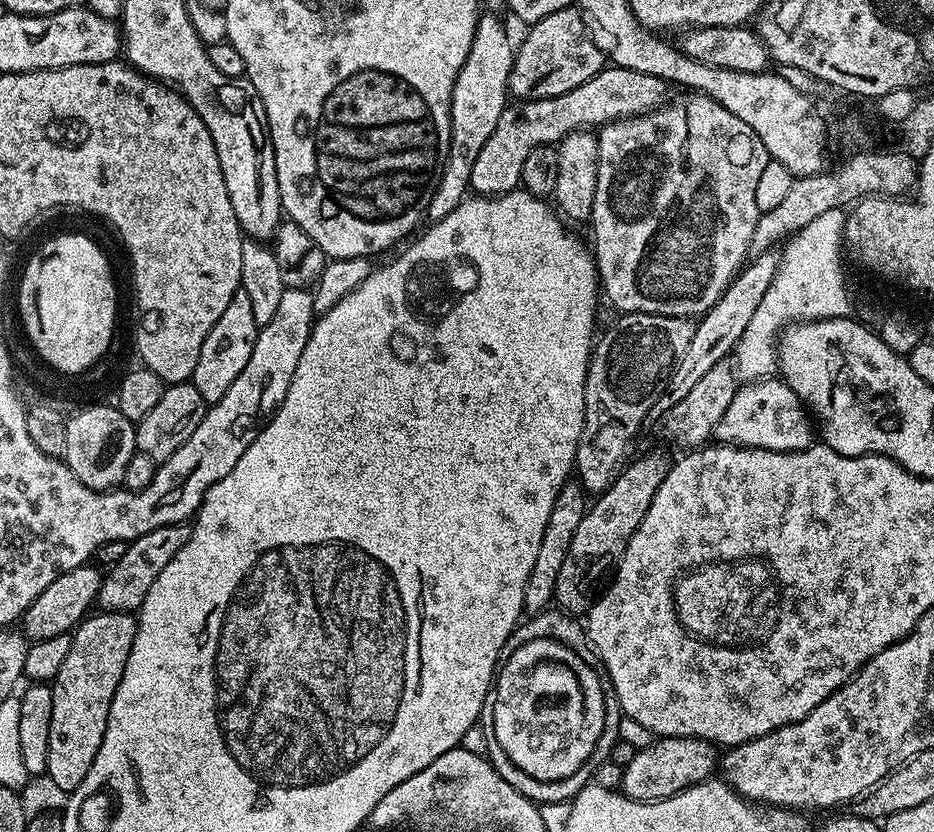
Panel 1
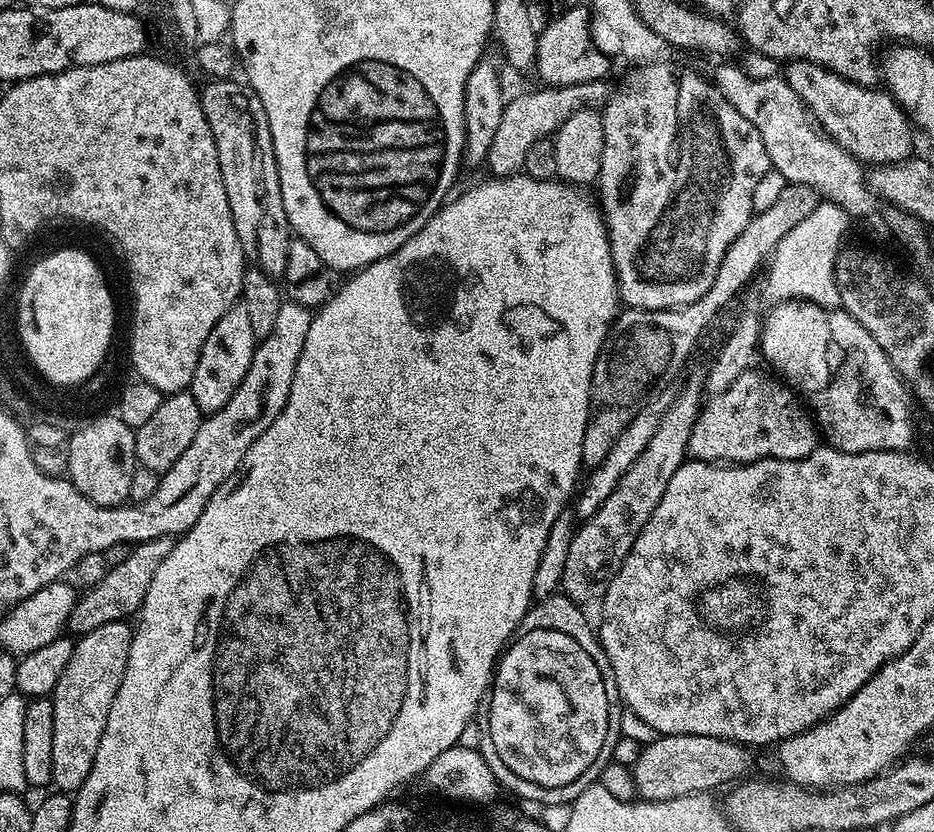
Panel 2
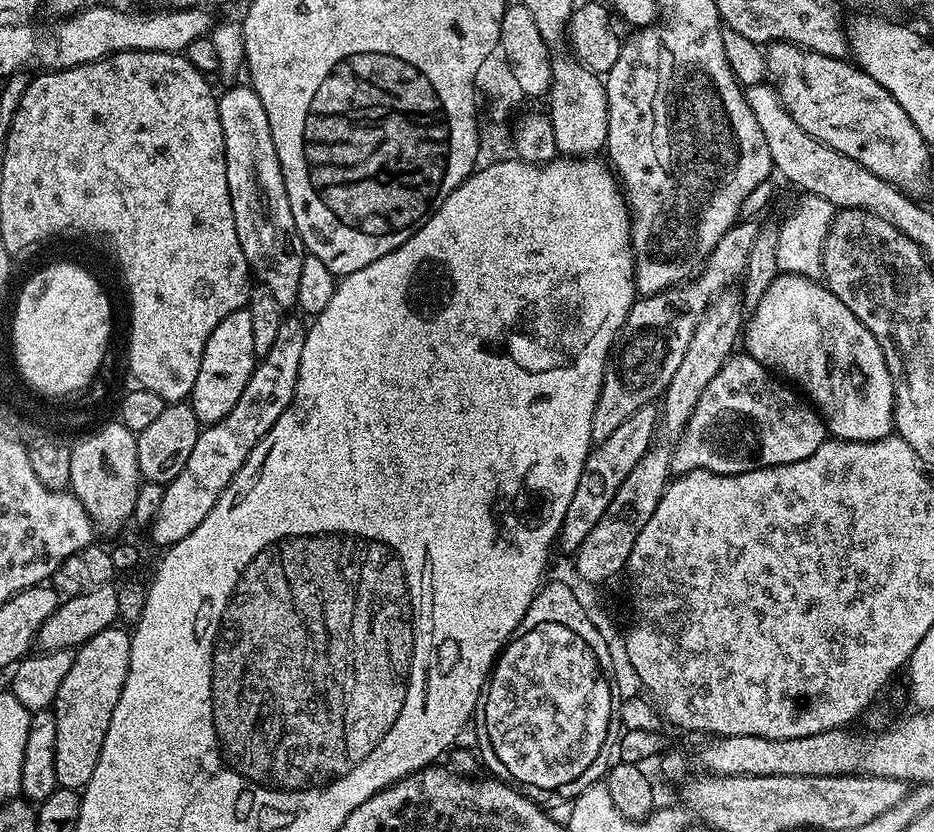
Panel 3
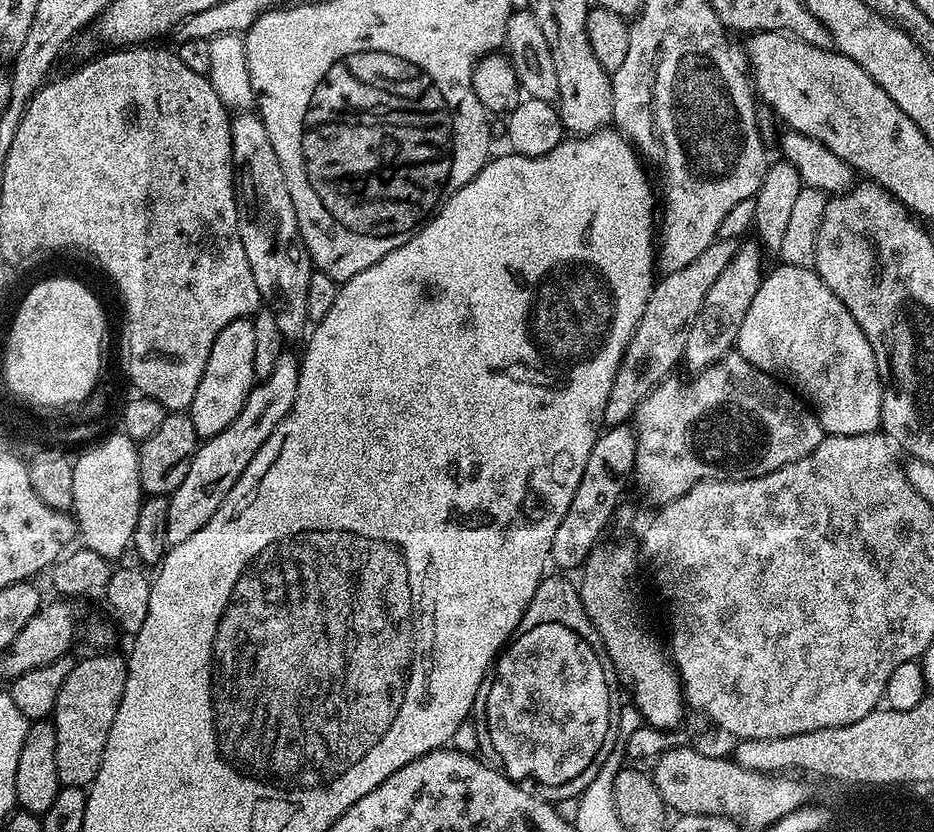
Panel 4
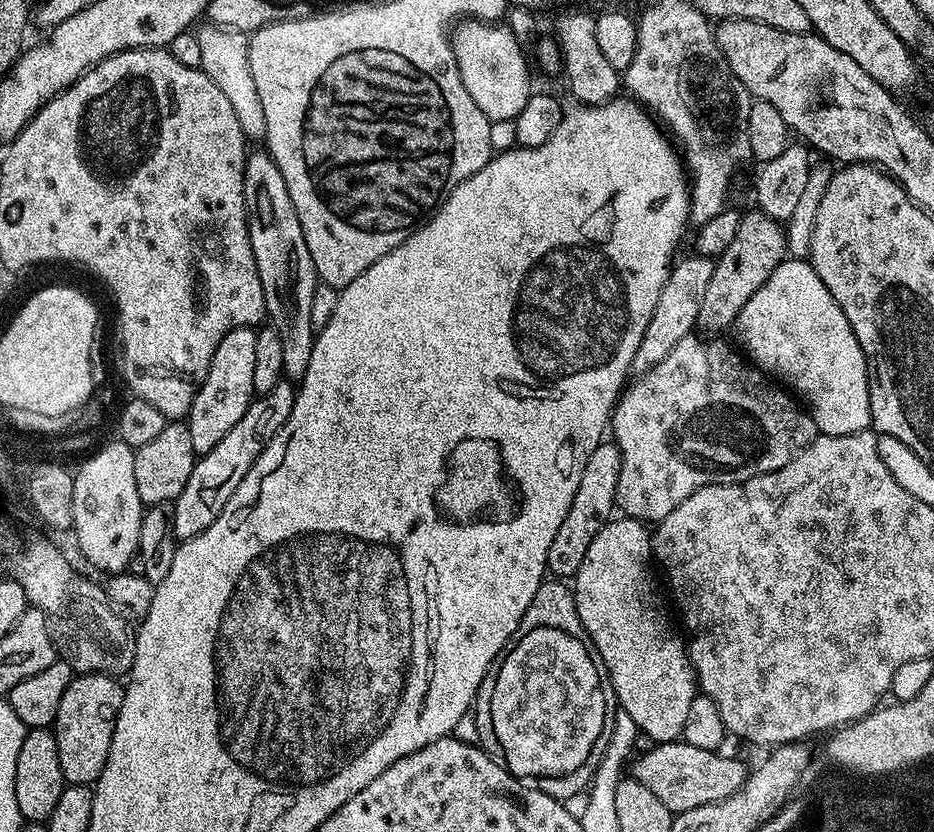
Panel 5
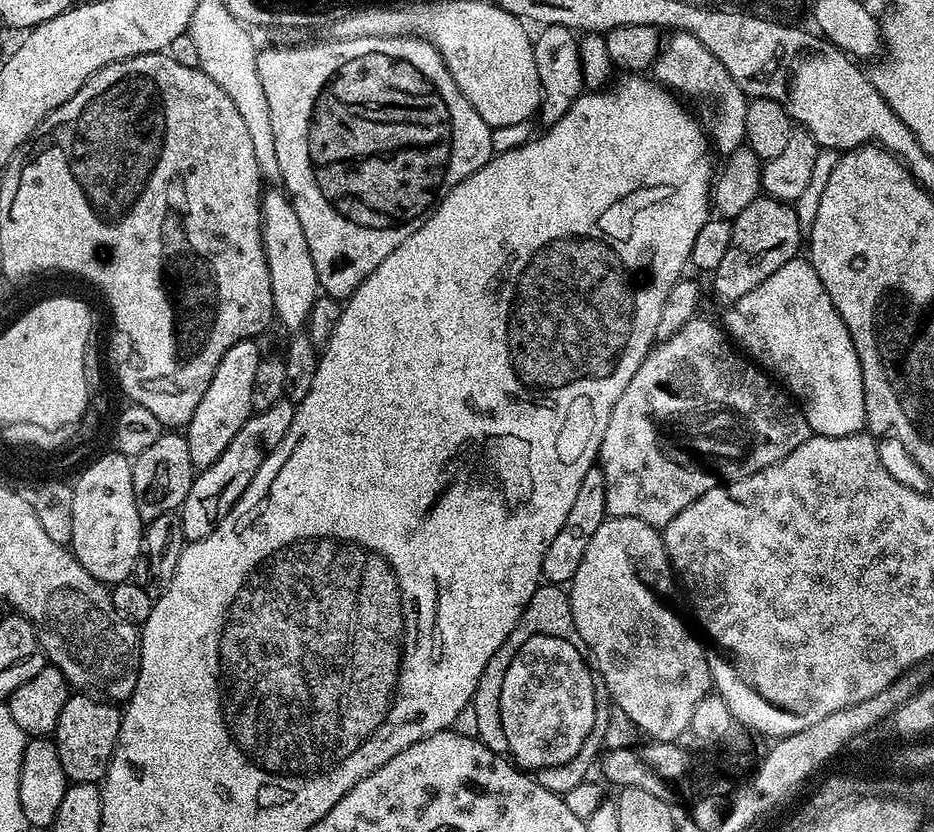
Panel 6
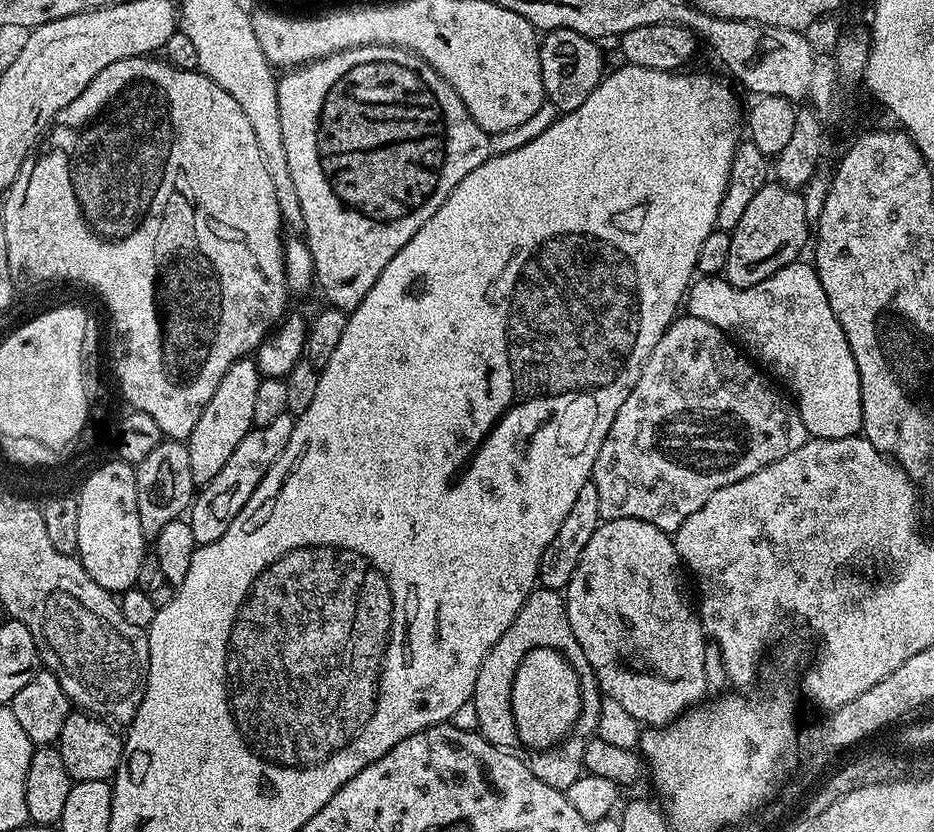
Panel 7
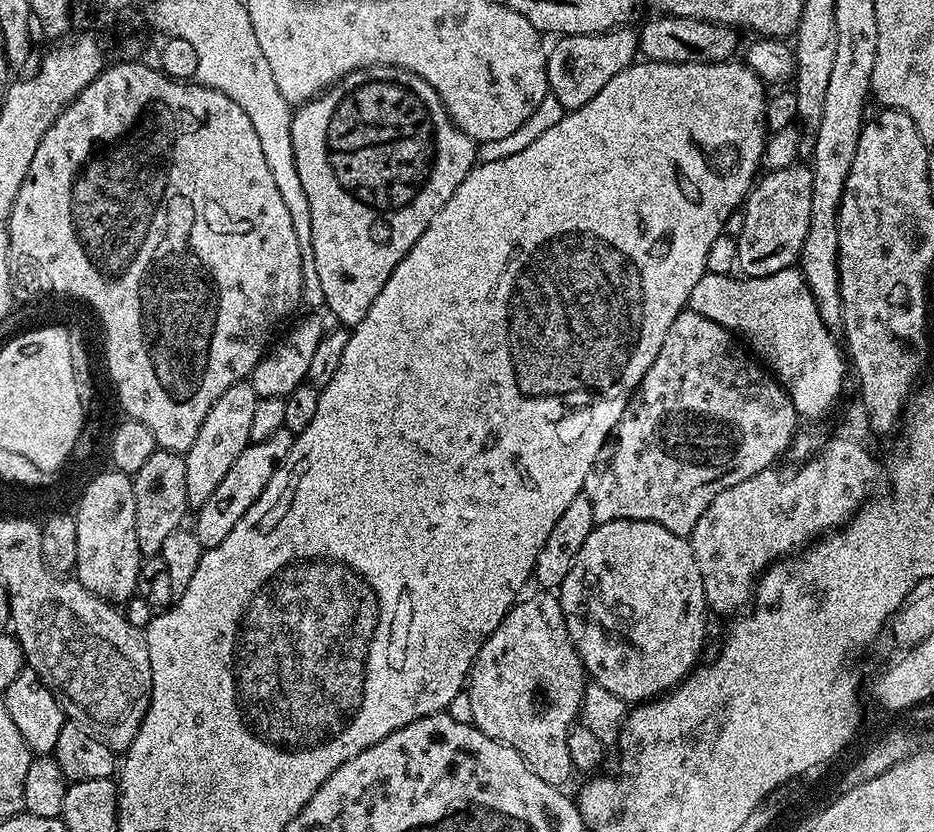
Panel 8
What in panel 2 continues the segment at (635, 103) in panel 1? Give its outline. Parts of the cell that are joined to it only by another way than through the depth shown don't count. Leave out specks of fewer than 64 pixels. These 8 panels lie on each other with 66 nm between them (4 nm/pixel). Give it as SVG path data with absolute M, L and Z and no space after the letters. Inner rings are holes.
M595 80L585 84L571 84L565 88L540 86L537 92L524 92L505 103L502 118L498 122L498 131L494 133L494 142L490 142L486 168L496 178L515 176L523 169L526 154L539 140L547 140L580 108L600 106L607 101L610 88L604 80Z

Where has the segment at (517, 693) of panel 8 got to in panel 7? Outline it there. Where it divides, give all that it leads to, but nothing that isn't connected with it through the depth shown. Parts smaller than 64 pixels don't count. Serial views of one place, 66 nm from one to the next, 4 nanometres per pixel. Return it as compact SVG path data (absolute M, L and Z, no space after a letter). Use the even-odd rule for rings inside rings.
M539 586L533 588L531 594L526 598L524 608L518 610L510 630L506 630L506 634L502 634L502 638L498 638L498 642L494 642L490 654L486 654L486 658L478 670L478 682L474 682L471 699L475 709L478 710L477 726L480 735L486 737L491 744L499 748L505 750L519 749L522 743L518 730L514 726L510 694L514 690L514 674L518 670L521 660L526 658L526 654L532 648L549 648L550 650L558 650L558 654L562 654L562 658L566 658L566 662L572 664L580 679L580 698L582 701L580 716L575 723L574 731L567 738L561 740L556 747L533 751L531 753L533 756L527 757L526 760L530 774L534 774L534 778L542 778L542 782L546 782L546 786L554 786L561 790L568 788L572 782L577 782L584 772L584 745L587 741L593 739L598 726L598 714L600 713L600 701L602 699L594 670L590 666L590 662L586 662L586 654L582 654L582 646L578 646L578 638L574 638L574 630L570 630L570 618L564 601L565 597L555 588L541 588Z

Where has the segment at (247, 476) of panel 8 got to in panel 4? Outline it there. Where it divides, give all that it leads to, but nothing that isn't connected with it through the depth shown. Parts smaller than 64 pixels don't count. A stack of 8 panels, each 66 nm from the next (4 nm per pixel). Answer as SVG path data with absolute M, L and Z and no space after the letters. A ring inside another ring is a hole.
M285 350L278 362L274 362L274 370L266 379L253 384L246 398L246 406L242 406L238 418L234 418L234 422L230 422L230 426L222 430L222 434L214 434L197 447L190 462L190 471L186 478L182 478L182 486L178 486L178 490L174 490L168 497L170 514L166 518L166 534L169 545L186 542L186 538L190 538L194 530L202 530L202 526L210 522L218 506L222 506L226 494L230 494L234 482L242 478L242 470L250 466L250 458L258 454L262 442L266 442L266 438L274 434L282 418L286 418L290 406L294 406L294 394L298 394L299 373L300 361L297 353Z

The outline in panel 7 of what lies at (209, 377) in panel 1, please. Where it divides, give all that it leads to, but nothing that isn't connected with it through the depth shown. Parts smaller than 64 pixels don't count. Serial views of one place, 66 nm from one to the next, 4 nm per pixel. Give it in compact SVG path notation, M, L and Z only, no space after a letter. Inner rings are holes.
M245 358L234 362L230 370L218 382L218 390L214 390L214 398L206 402L206 410L202 410L202 418L198 418L198 426L188 436L186 441L190 454L190 474L197 486L210 482L210 478L218 475L218 470L226 466L230 454L242 438L254 427L254 394L258 394L258 386L262 377L256 368L256 361Z

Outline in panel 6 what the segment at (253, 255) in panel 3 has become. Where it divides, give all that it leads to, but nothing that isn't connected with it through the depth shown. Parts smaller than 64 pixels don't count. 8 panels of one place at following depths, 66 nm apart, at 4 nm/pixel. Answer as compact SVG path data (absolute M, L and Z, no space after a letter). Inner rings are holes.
M279 187L272 188L260 197L260 229L266 254L266 264L270 270L270 290L273 313L277 321L290 332L288 344L282 359L285 369L284 397L292 404L300 404L314 382L319 353L307 331L309 312L321 291L314 270L314 258L310 258L310 246L306 246L306 234L302 234L302 222L294 214L292 201L287 192Z

